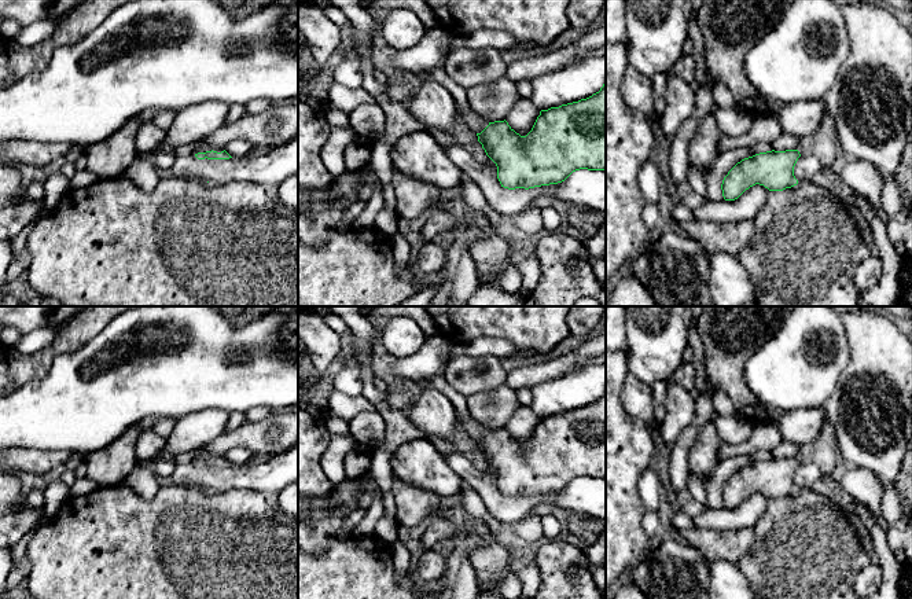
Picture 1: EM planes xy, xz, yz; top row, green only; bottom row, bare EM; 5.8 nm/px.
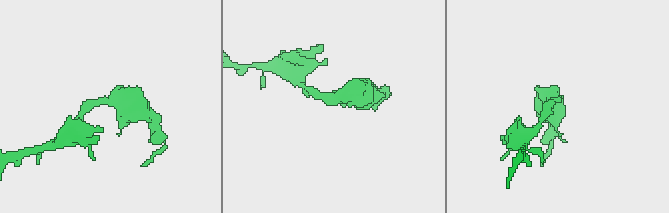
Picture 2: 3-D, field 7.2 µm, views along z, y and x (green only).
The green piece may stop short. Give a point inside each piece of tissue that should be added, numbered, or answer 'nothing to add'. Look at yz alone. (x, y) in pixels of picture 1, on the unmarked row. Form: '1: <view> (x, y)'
1: yz (823, 451)

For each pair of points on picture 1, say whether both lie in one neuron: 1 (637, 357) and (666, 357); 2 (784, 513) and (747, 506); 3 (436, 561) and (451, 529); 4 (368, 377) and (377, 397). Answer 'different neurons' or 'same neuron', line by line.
1: same neuron
2: different neurons
3: different neurons
4: same neuron

